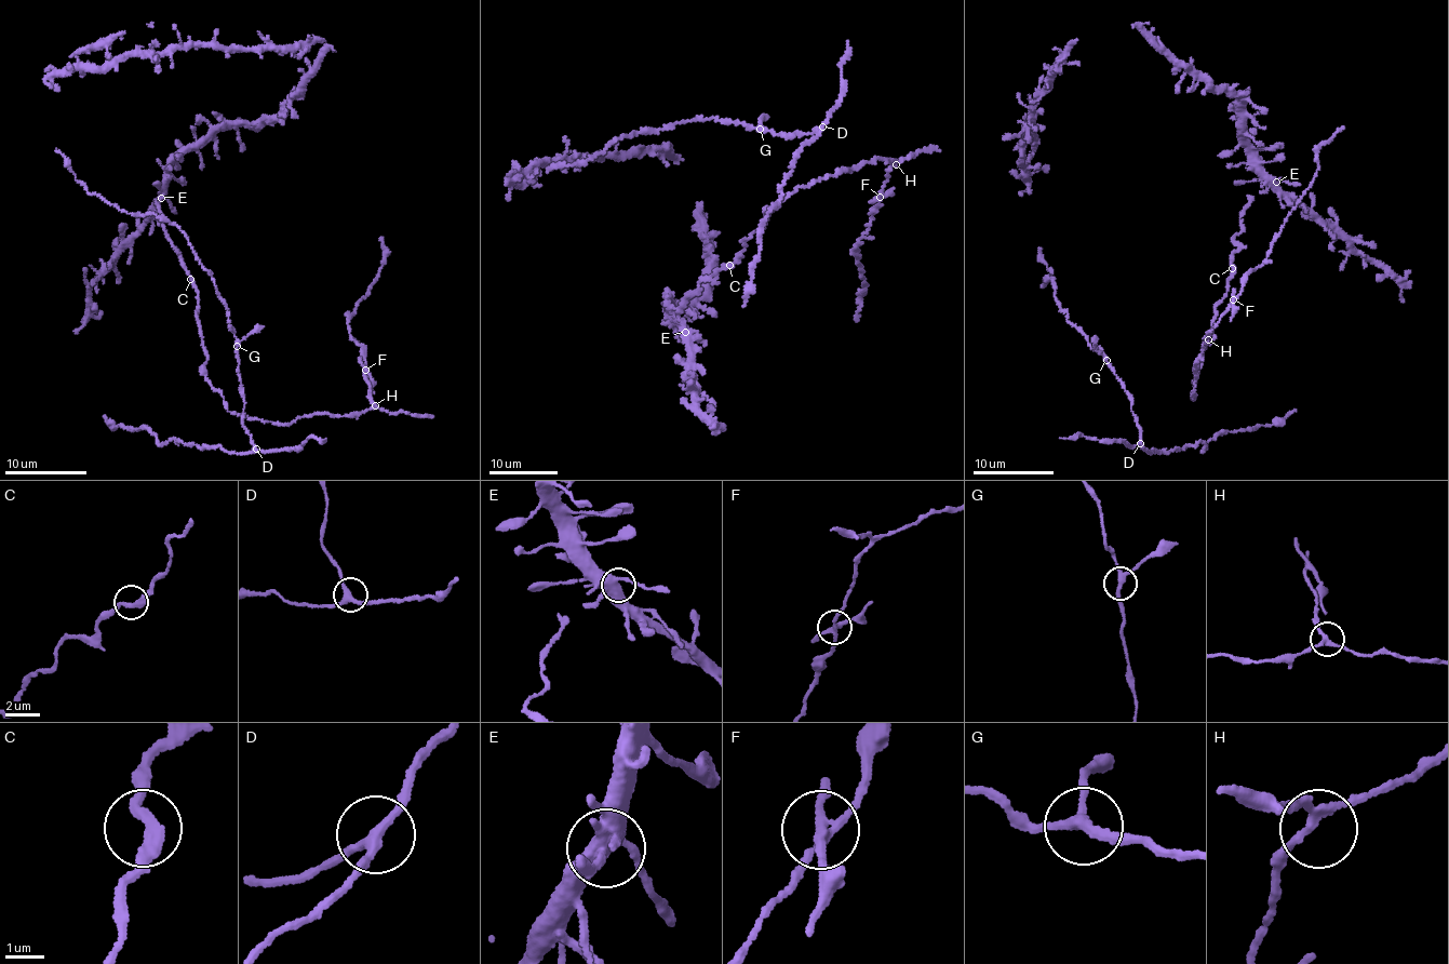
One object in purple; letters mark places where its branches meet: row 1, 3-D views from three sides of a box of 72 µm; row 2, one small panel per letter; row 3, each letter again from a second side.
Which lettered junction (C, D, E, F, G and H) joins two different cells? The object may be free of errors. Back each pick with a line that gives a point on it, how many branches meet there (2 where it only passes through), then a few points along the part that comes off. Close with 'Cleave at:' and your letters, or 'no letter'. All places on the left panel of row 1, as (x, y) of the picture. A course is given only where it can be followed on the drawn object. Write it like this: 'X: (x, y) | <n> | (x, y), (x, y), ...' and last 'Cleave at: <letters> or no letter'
F: (365, 370) | 4 | (365, 370), (374, 393)
Cleave at: F

